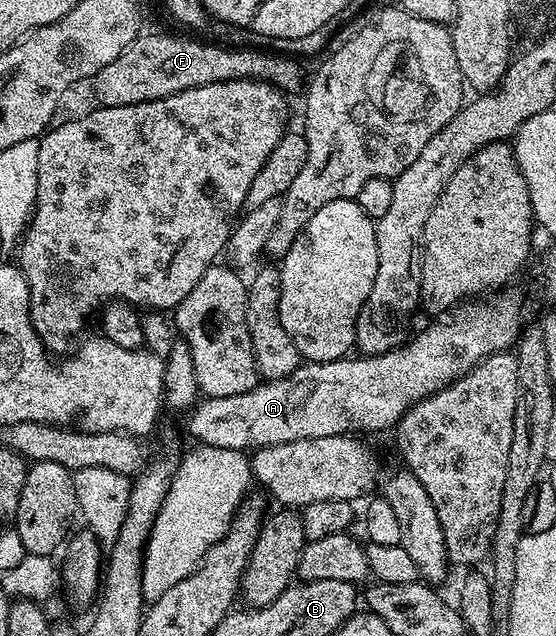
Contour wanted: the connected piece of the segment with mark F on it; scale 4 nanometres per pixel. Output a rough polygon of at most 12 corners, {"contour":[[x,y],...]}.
{"contour":[[199,35],[137,36],[95,76],[105,108],[227,80],[300,84],[300,64]]}

